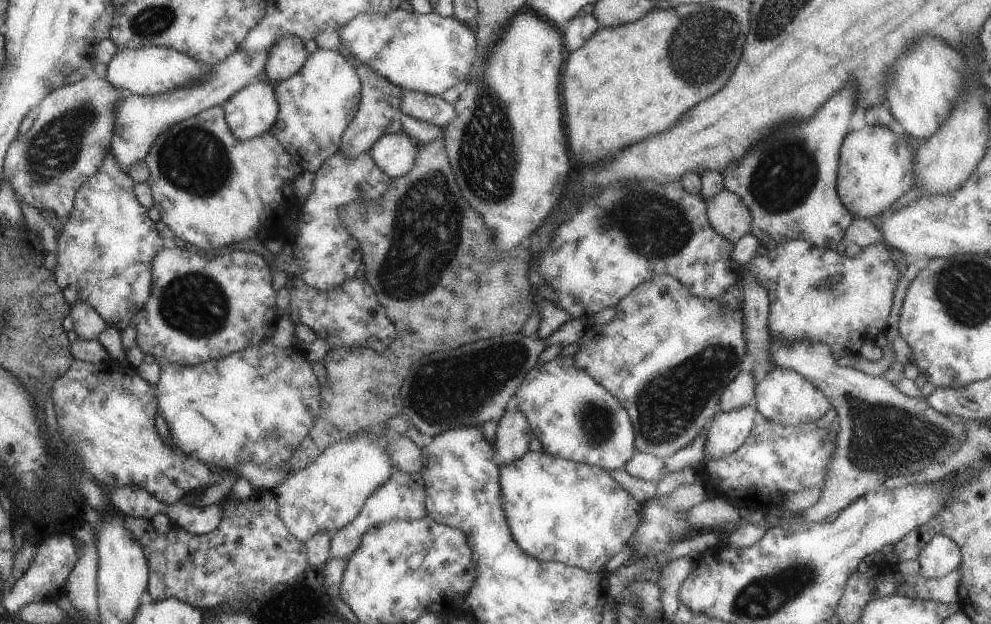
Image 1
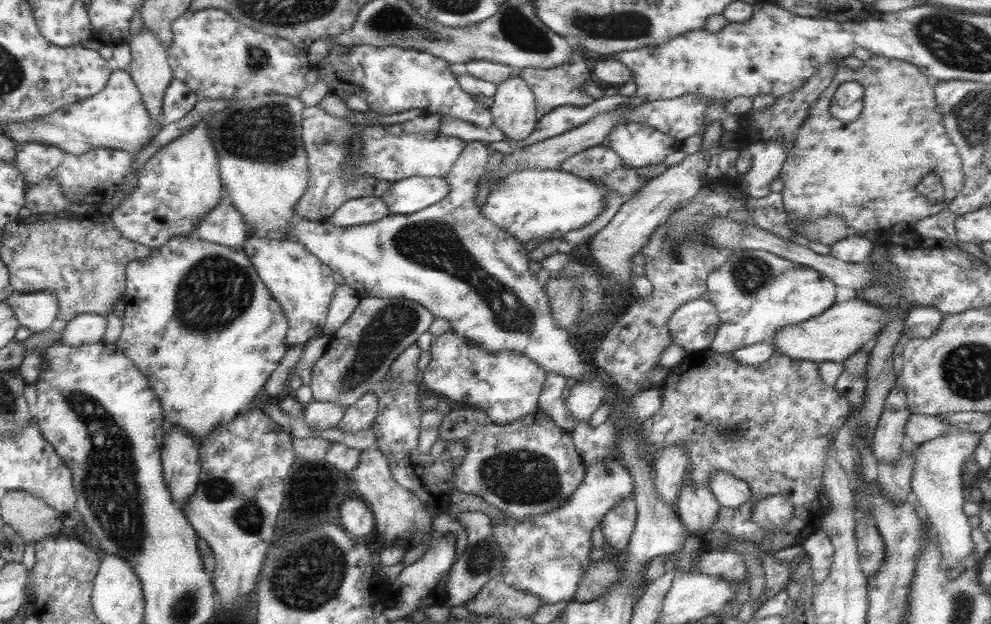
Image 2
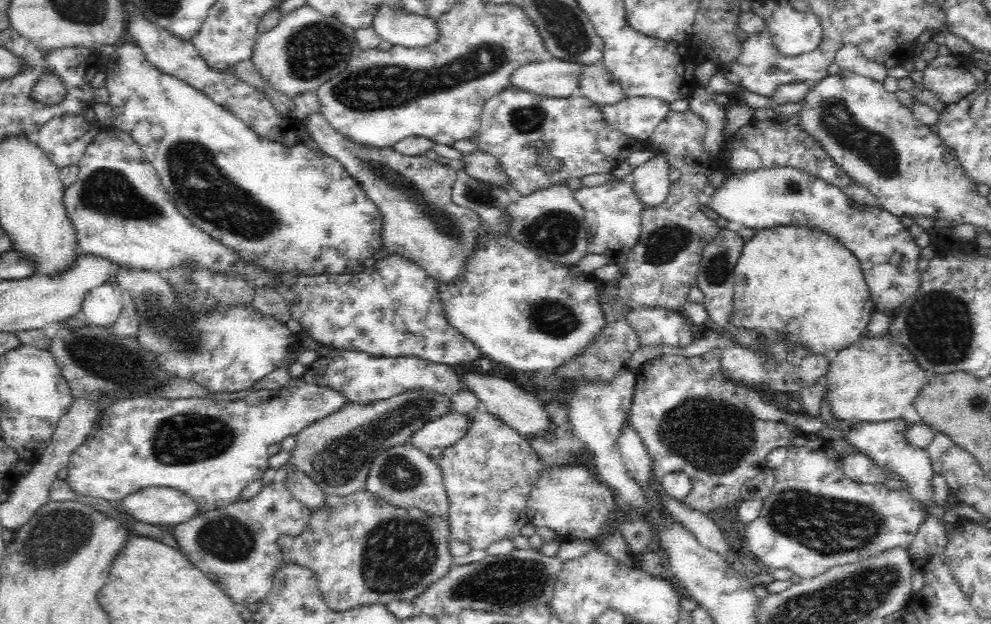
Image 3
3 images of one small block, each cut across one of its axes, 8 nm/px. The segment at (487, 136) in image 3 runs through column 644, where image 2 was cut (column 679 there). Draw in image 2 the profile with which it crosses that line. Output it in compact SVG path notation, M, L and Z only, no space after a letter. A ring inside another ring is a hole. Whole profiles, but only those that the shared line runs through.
M616 125L602 140L622 162L631 168L653 166L662 162L667 154L686 145L654 128L643 125Z

